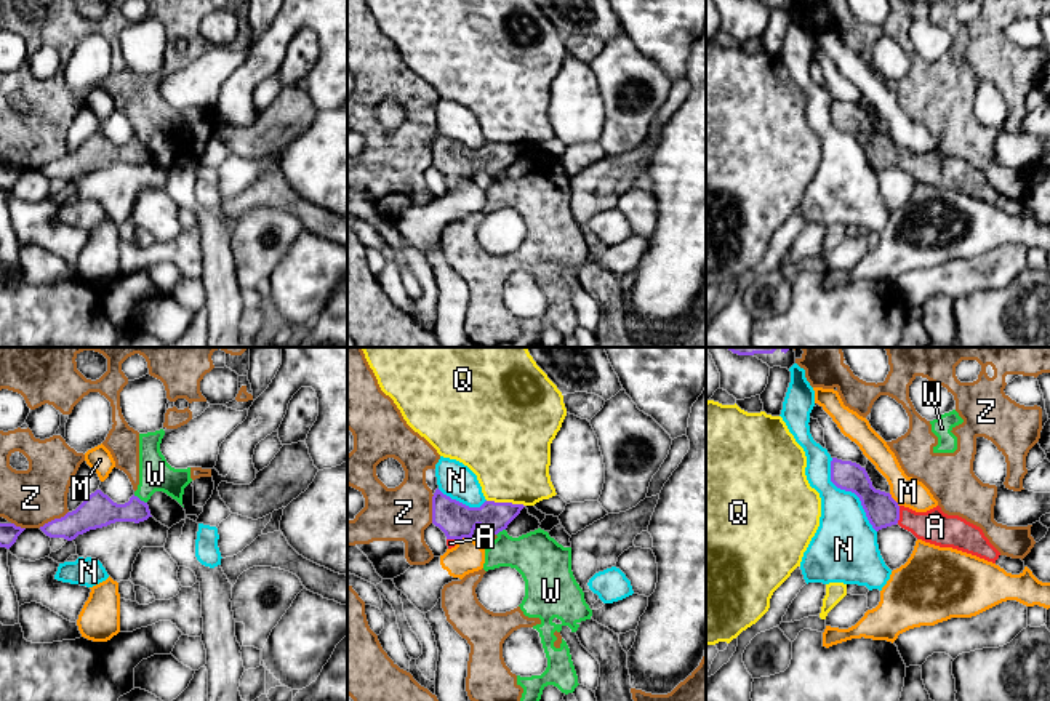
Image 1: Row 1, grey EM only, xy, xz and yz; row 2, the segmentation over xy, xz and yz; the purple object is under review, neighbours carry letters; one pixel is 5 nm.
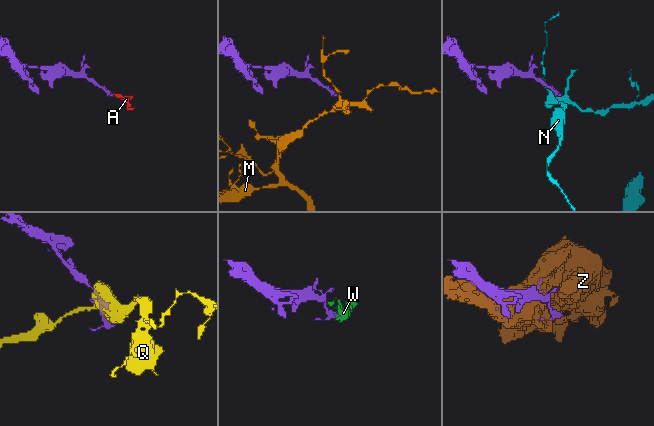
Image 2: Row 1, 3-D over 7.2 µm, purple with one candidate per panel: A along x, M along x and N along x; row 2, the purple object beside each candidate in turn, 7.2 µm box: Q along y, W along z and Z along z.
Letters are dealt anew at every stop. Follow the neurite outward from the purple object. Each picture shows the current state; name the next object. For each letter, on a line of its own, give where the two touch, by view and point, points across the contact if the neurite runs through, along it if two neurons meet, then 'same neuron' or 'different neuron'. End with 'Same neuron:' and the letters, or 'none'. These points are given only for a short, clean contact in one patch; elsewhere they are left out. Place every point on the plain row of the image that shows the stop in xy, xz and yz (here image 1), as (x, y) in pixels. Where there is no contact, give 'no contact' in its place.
A: meets purple in yz at (898, 156); runs through yz (882, 152), (898, 156), (922, 167), (935, 168); same neuron
M: meets purple in xz at (463, 178); border along xz (471, 178), (456, 181); different neuron
N: meets purple in yz at (850, 132); different neuron
Q: meets purple in xz at (506, 144); different neuron
W: meets purple in xy at (138, 140); border along xy (133, 136), (146, 144); different neuron
Z: meets purple in xy at (55, 160); different neuron
Same neuron: A

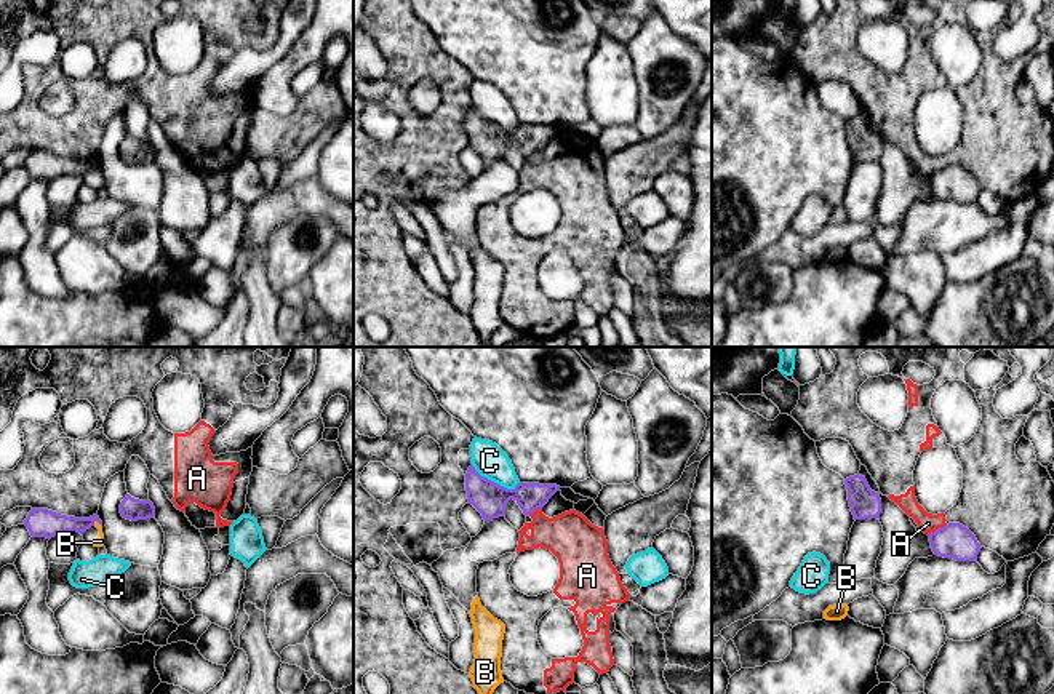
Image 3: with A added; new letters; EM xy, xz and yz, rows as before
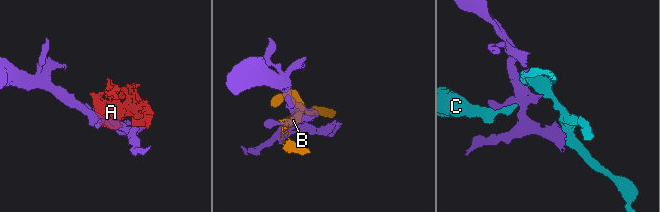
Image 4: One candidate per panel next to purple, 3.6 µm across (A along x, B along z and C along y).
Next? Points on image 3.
A: meets purple in yz at (936, 171); different neuron
B: meets purple in xy at (98, 163); border along xy (93, 163), (101, 168); different neuron
C: meets purple in xz at (493, 123); different neuron
Same neuron: none

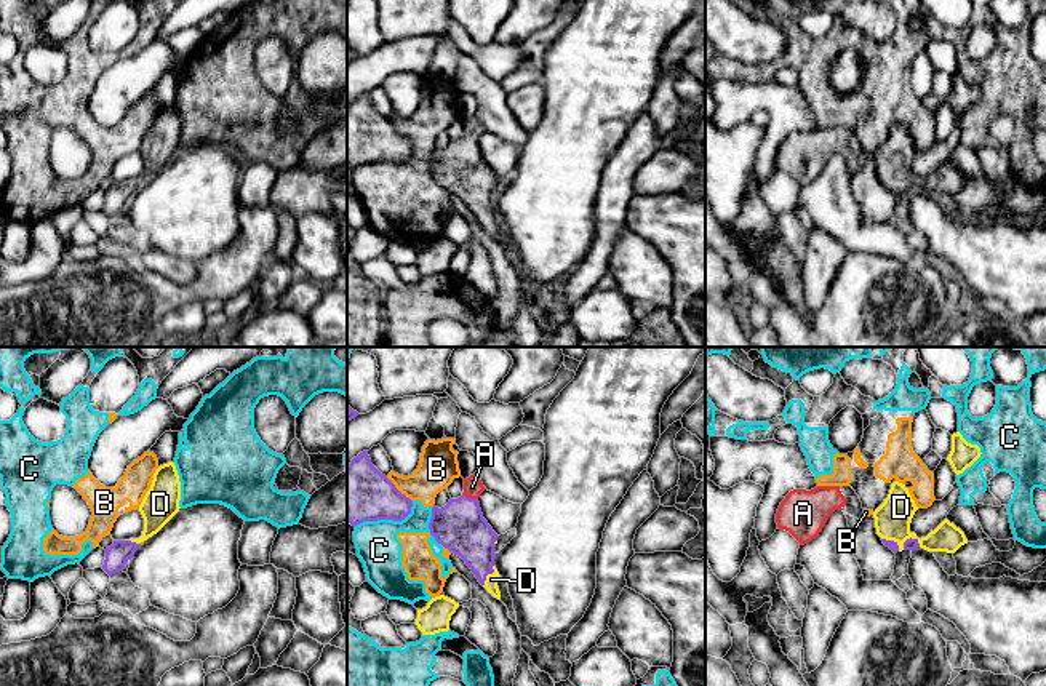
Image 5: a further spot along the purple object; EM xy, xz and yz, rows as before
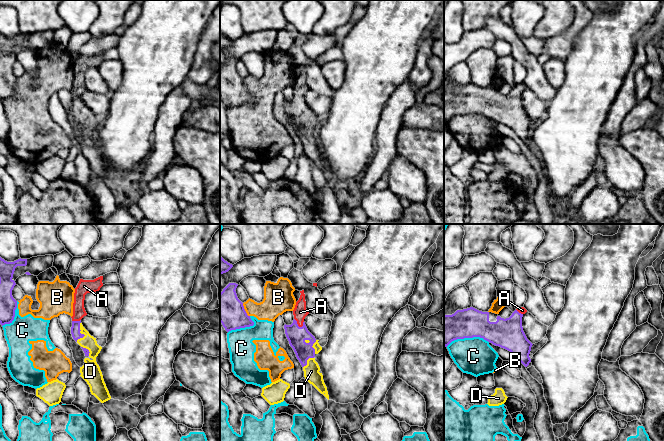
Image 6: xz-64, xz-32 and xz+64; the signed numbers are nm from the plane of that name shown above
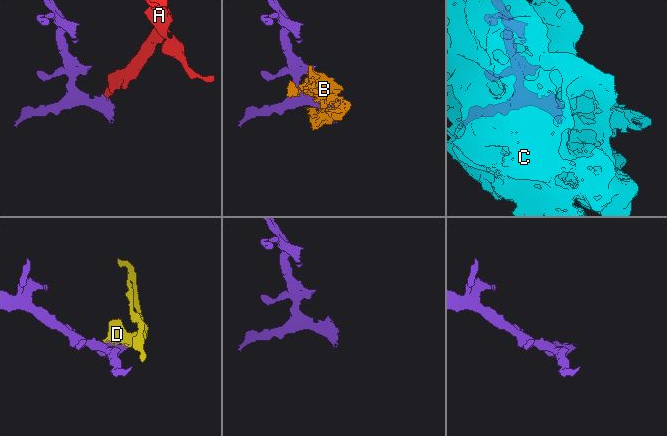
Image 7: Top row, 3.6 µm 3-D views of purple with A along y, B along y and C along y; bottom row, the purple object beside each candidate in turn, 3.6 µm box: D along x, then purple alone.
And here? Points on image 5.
A: meets purple in xz at (469, 139); runs through xz (459, 168), (469, 139), (472, 128); same neuron
B: meets purple in xz at (397, 131); different neuron
C: meets purple in xz at (387, 160); different neuron
D: meets purple in yz at (907, 181); runs through yz (910, 186), (907, 181), (893, 167), (893, 160); same neuron
Same neuron: A, D

